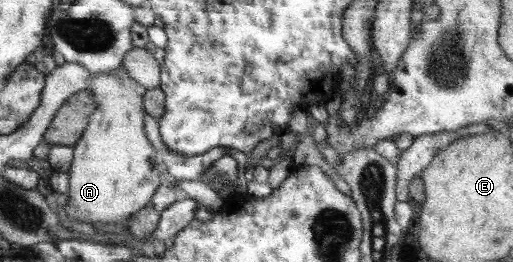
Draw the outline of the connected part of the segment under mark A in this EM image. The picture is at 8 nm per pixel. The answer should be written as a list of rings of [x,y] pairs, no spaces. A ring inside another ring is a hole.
[[[123,66],[115,73],[93,76],[88,82],[87,89],[96,99],[97,111],[88,121],[88,128],[80,141],[74,146],[74,159],[69,170],[68,201],[63,210],[70,220],[89,222],[89,224],[118,224],[136,215],[151,200],[157,187],[161,185],[161,176],[155,164],[155,150],[151,142],[145,138],[143,130],[143,90]]]

